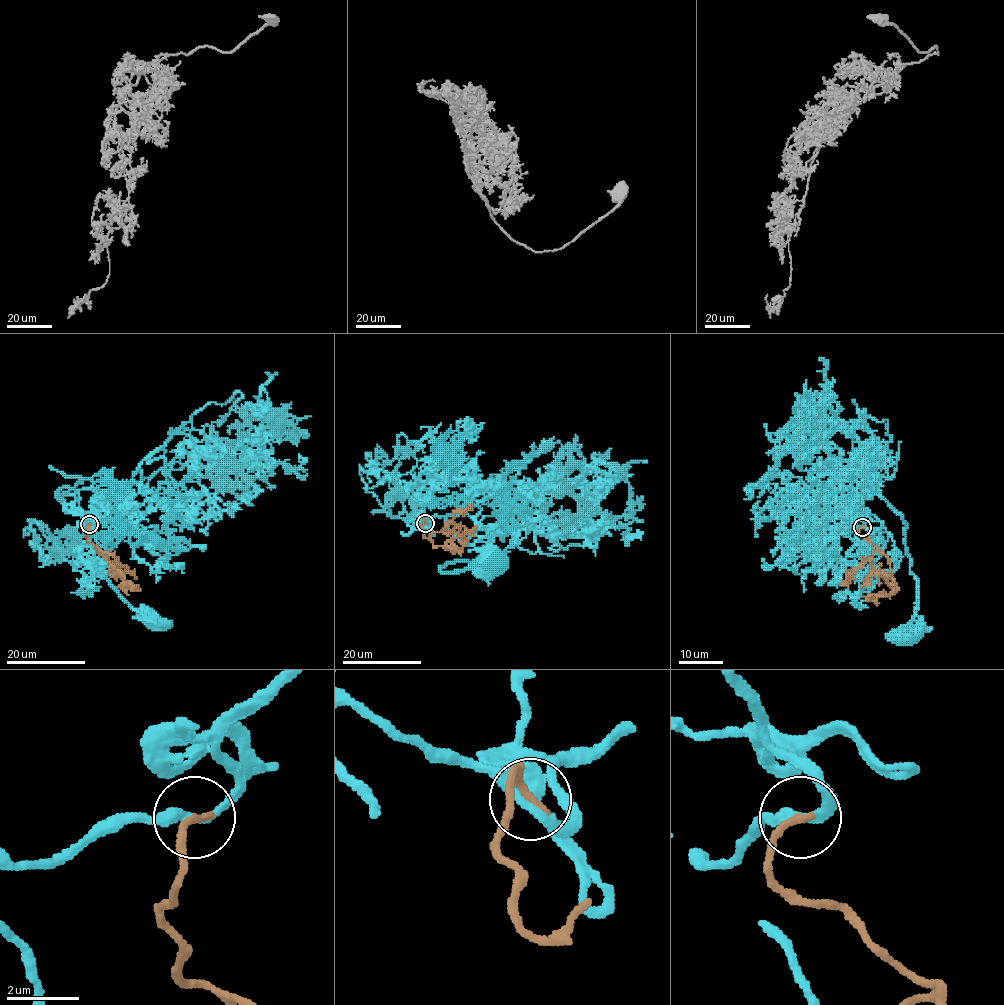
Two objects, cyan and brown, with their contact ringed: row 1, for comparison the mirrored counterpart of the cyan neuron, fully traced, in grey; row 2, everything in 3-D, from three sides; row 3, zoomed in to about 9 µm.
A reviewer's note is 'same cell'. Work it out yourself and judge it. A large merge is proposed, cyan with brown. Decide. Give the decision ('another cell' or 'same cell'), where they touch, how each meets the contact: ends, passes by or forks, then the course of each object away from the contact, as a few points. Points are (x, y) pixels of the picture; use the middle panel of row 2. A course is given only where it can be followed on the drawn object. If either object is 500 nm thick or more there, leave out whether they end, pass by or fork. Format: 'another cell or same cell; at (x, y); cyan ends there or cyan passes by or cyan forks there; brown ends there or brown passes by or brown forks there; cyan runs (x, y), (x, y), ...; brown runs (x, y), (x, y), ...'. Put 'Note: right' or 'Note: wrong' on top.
Note: right
same cell; at (425, 523); cyan passes by; brown ends there; cyan runs (424, 522), (467, 512), (491, 538), (478, 559), (448, 562), (442, 572), (462, 572), (480, 560), (493, 566); brown runs (425, 522), (423, 535), (434, 546), (451, 551), (463, 547), (461, 537), (476, 526)

